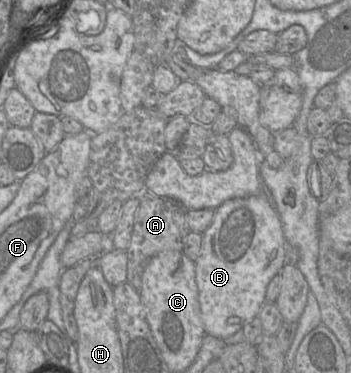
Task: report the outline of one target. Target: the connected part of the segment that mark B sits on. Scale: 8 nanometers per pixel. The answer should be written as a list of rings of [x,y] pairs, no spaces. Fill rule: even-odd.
[[[263,194],[245,198],[229,199],[222,203],[218,208],[216,208],[214,210],[214,217],[211,225],[203,233],[203,244],[201,247],[200,255],[195,261],[196,284],[198,287],[200,312],[206,334],[220,338],[222,340],[227,340],[236,332],[243,329],[245,324],[257,317],[262,306],[266,302],[266,291],[269,283],[275,275],[281,272],[285,264],[285,238],[282,222],[275,207],[268,201],[268,199]]]

